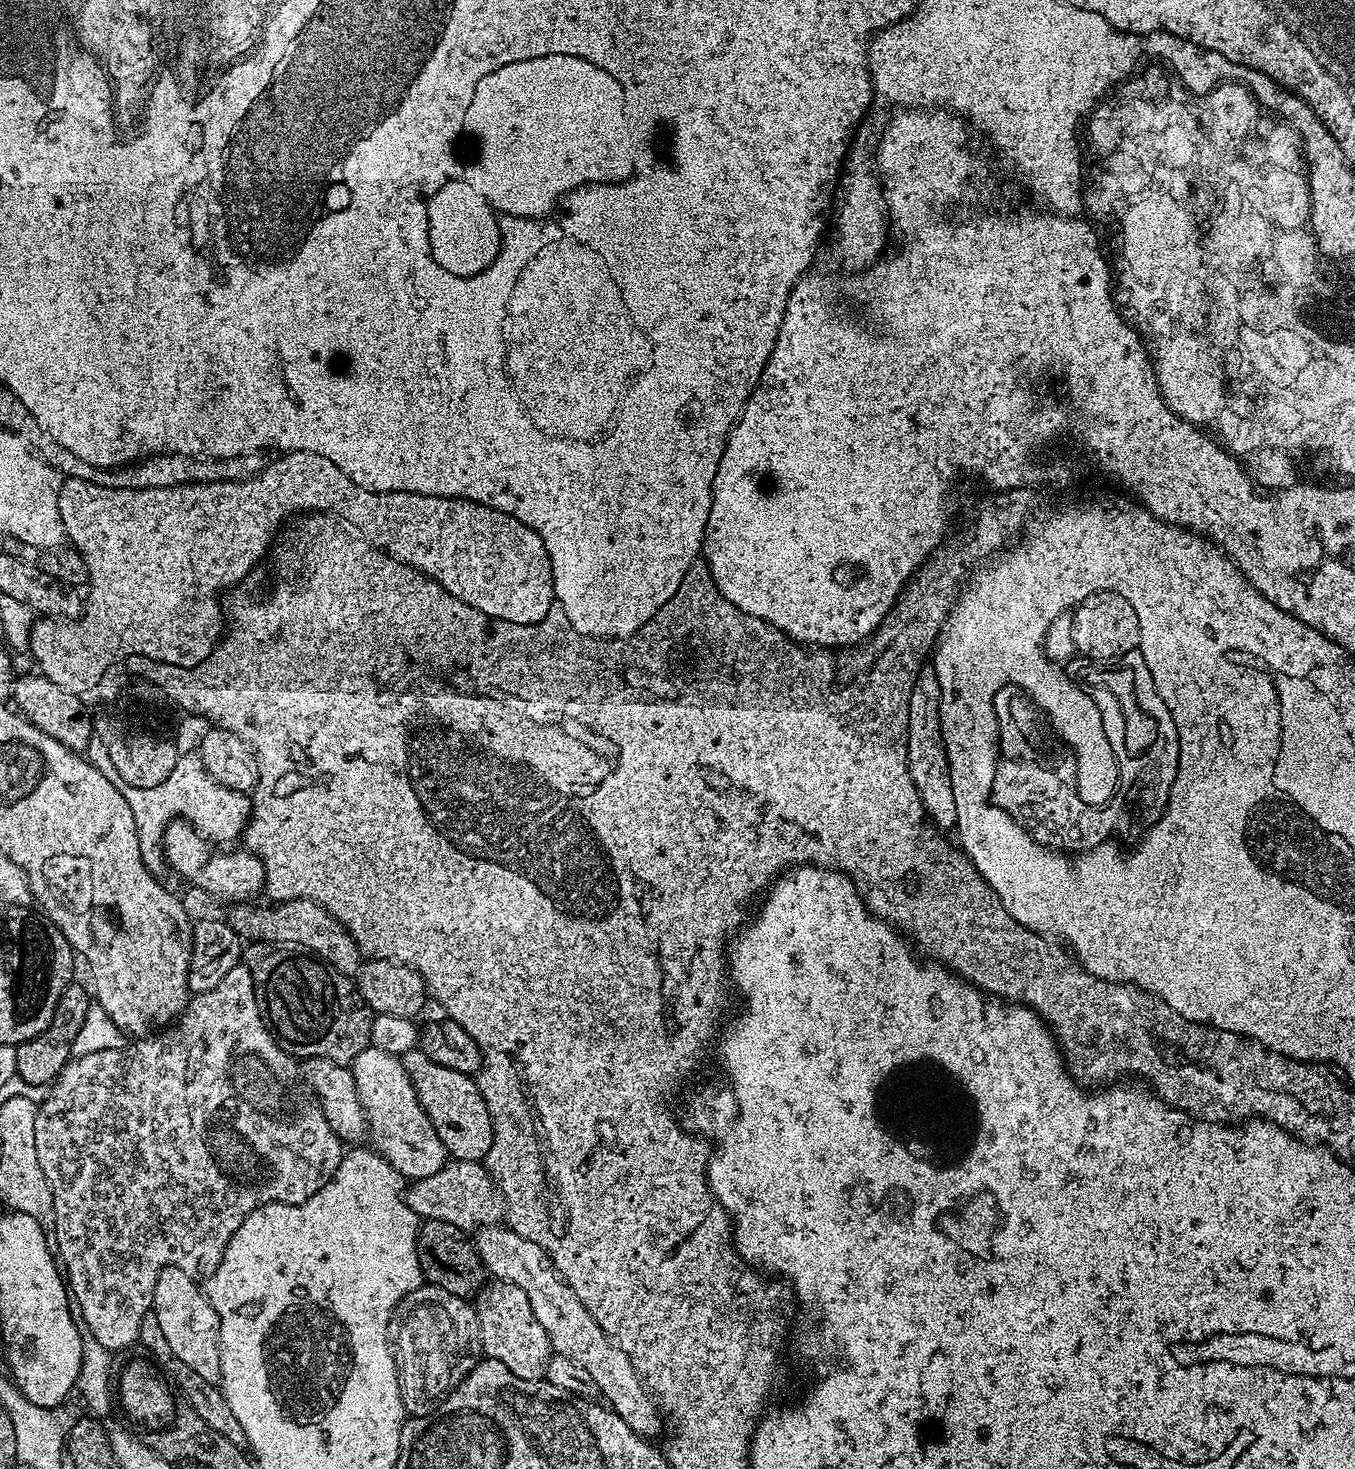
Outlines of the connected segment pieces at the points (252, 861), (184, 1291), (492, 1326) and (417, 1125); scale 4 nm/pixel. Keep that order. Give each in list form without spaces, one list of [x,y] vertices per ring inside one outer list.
[[[175,819],[166,826],[162,851],[165,861],[170,862],[192,884],[204,884],[208,892],[213,892],[220,900],[231,902],[251,901],[252,892],[260,892],[264,883],[264,869],[260,857],[247,851],[228,852],[232,850],[214,850],[213,845],[186,820]]]
[[[163,1268],[158,1274],[158,1282],[154,1286],[152,1313],[158,1318],[166,1342],[170,1342],[170,1350],[178,1354],[190,1370],[195,1370],[206,1382],[219,1385],[222,1374],[220,1361],[220,1344],[216,1340],[216,1316],[212,1316],[212,1308],[200,1300],[200,1292],[192,1288],[190,1274],[177,1268]]]
[[[492,1282],[475,1297],[474,1307],[476,1317],[480,1320],[480,1346],[483,1355],[489,1360],[502,1362],[502,1366],[506,1366],[506,1370],[510,1370],[518,1378],[541,1379],[548,1359],[554,1353],[546,1330],[542,1330],[538,1318],[534,1318],[534,1310],[530,1310],[530,1298],[526,1298],[526,1290],[513,1284]]]
[[[370,1046],[358,1054],[350,1067],[360,1101],[370,1121],[371,1147],[388,1160],[405,1181],[421,1180],[430,1178],[430,1174],[438,1174],[438,1170],[442,1170],[446,1163],[442,1138],[438,1138],[438,1130],[418,1102],[418,1094],[406,1074],[403,1059]]]

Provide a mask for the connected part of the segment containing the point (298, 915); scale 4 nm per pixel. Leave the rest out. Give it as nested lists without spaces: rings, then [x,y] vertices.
[[[282,900],[266,906],[238,904],[228,921],[241,939],[259,943],[283,944],[297,950],[305,950],[323,960],[329,968],[343,976],[355,977],[362,967],[362,953],[355,938],[329,914],[318,902],[313,900]]]

